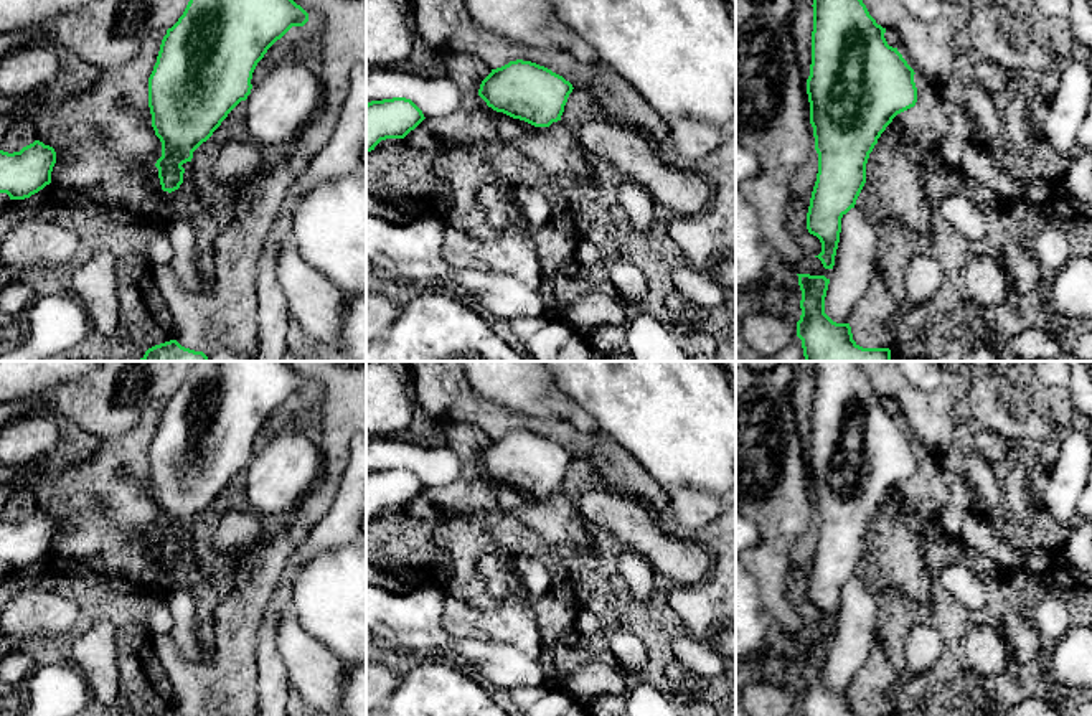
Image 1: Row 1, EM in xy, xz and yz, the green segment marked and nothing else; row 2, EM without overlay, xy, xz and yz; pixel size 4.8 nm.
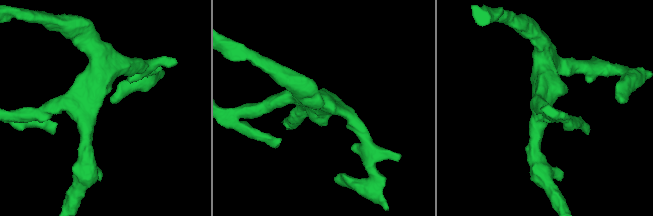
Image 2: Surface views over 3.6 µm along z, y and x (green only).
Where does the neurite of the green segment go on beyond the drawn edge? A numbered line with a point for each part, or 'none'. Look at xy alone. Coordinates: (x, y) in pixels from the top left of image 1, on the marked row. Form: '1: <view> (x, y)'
none

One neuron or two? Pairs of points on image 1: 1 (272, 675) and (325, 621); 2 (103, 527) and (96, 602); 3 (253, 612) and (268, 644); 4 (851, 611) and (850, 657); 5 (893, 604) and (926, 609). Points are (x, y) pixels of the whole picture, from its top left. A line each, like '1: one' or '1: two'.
1: two
2: two
3: two
4: one
5: one

